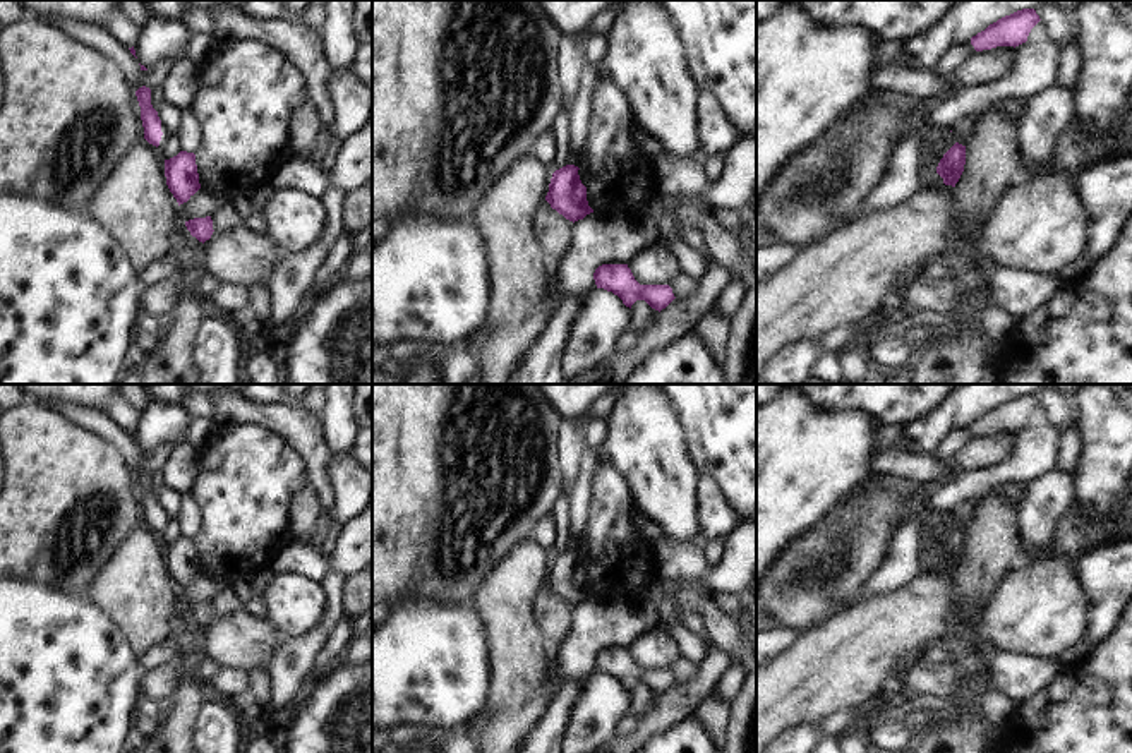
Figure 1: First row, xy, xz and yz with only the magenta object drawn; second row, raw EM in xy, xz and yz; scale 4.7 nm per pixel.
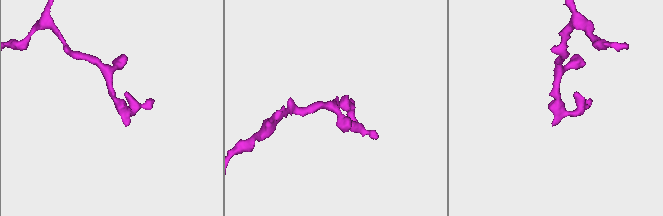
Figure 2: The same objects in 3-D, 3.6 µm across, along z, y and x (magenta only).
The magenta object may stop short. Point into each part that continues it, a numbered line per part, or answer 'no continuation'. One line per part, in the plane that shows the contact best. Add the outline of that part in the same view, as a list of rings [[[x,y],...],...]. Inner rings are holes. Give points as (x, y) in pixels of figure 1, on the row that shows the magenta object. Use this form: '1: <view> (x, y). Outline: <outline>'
no continuation.

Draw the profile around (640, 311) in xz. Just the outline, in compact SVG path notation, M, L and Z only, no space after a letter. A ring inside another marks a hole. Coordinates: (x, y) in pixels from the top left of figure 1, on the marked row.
M636 300L631 305L631 331L645 331L650 326L652 307L645 300Z

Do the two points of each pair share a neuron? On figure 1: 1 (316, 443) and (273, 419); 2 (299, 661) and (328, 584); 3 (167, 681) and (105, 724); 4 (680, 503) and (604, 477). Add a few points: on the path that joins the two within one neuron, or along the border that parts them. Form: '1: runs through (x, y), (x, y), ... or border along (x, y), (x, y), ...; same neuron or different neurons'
1: runs through (306, 434), (294, 422), (283, 419); same neuron
2: runs through (309, 642), (330, 618), (331, 602); same neuron
3: border along (144, 671), (139, 680); different neurons
4: border along (606, 460), (625, 481), (640, 513); different neurons

